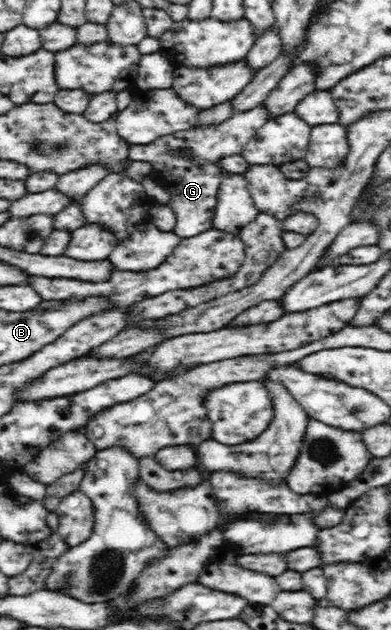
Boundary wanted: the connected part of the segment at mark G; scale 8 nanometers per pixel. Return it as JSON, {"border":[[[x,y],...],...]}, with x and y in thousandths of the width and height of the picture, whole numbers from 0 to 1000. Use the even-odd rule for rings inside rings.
{"border":[[[665,165],[634,178],[609,178],[563,197],[501,200],[491,205],[412,216],[386,229],[343,230],[332,227],[330,251],[340,257],[381,259],[389,284],[435,305],[435,324],[450,340],[450,357],[442,365],[463,379],[486,378],[542,363],[542,349],[555,327],[555,308],[573,273],[555,263],[565,252],[616,246],[629,229],[655,208],[696,189],[678,168]],[[468,237],[491,243],[491,254],[458,244]]]}

